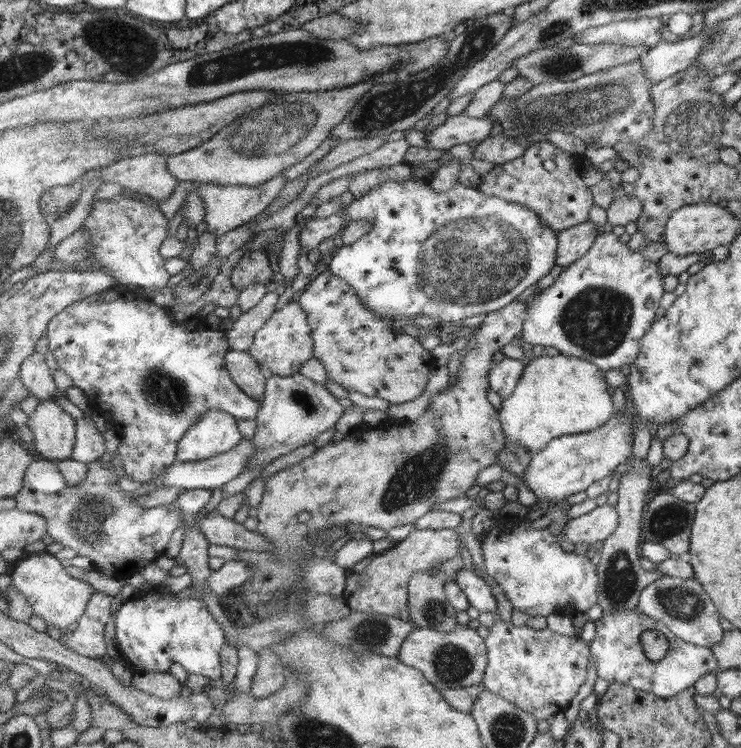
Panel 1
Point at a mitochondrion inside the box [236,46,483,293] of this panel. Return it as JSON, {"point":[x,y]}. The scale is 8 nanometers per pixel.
{"point":[395,67]}

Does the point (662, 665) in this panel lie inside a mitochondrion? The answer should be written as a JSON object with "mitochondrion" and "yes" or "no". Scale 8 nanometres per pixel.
{"mitochondrion":"no"}

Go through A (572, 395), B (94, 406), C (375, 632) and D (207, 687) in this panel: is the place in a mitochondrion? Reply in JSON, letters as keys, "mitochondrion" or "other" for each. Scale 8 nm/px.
{"A":"other","B":"other","C":"mitochondrion","D":"other"}

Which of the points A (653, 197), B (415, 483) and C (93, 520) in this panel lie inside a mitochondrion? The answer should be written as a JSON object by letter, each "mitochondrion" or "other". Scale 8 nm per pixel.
{"A":"other","B":"mitochondrion","C":"mitochondrion"}

